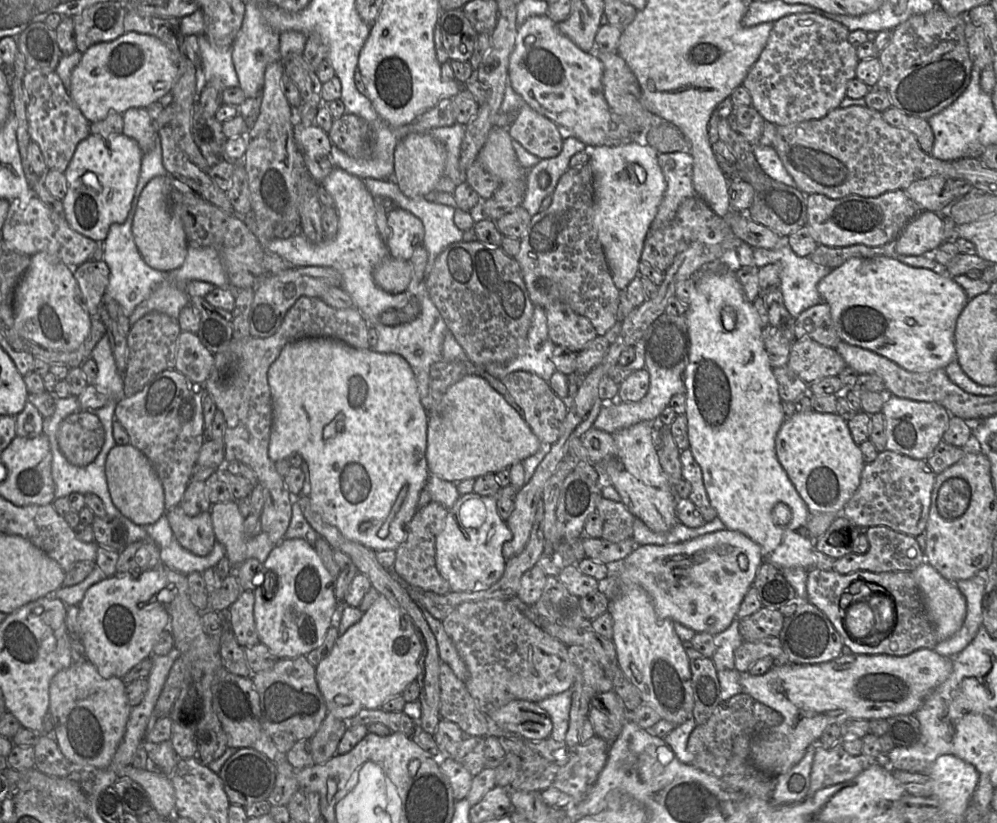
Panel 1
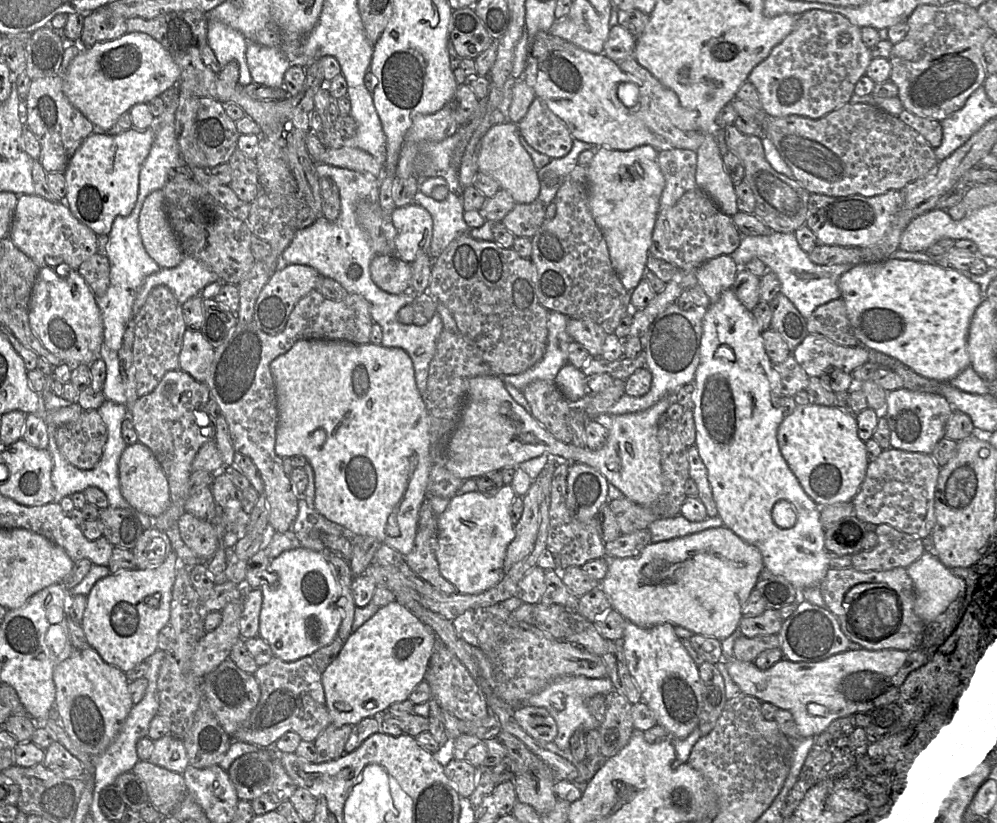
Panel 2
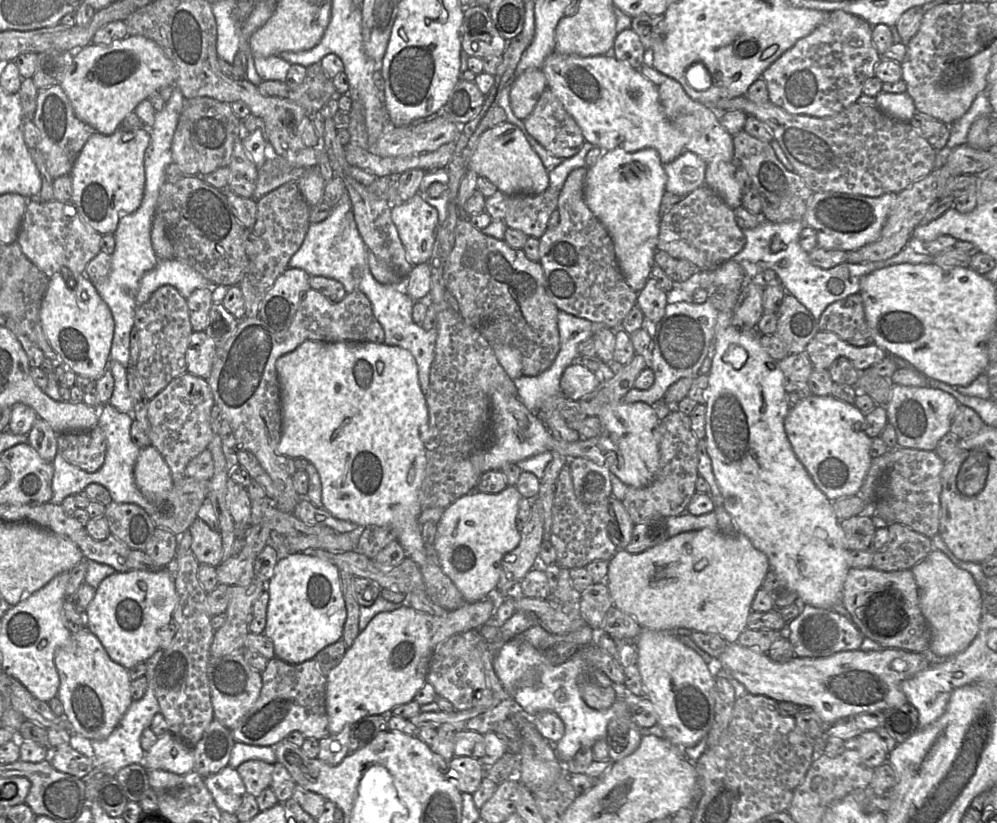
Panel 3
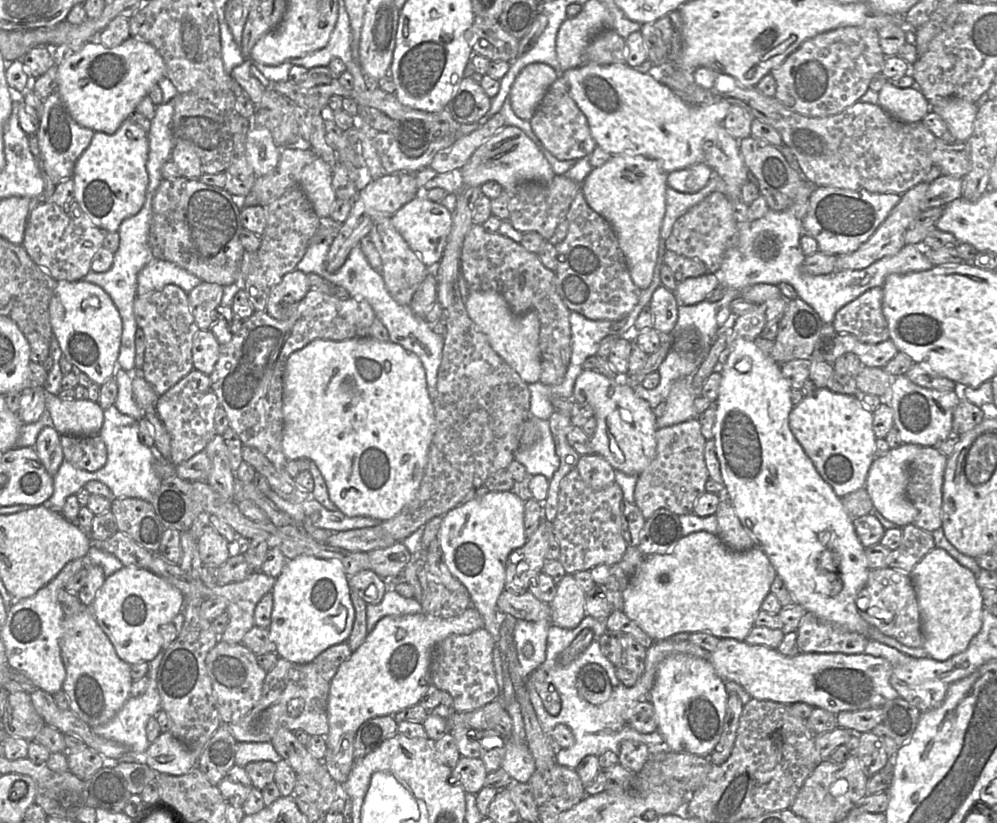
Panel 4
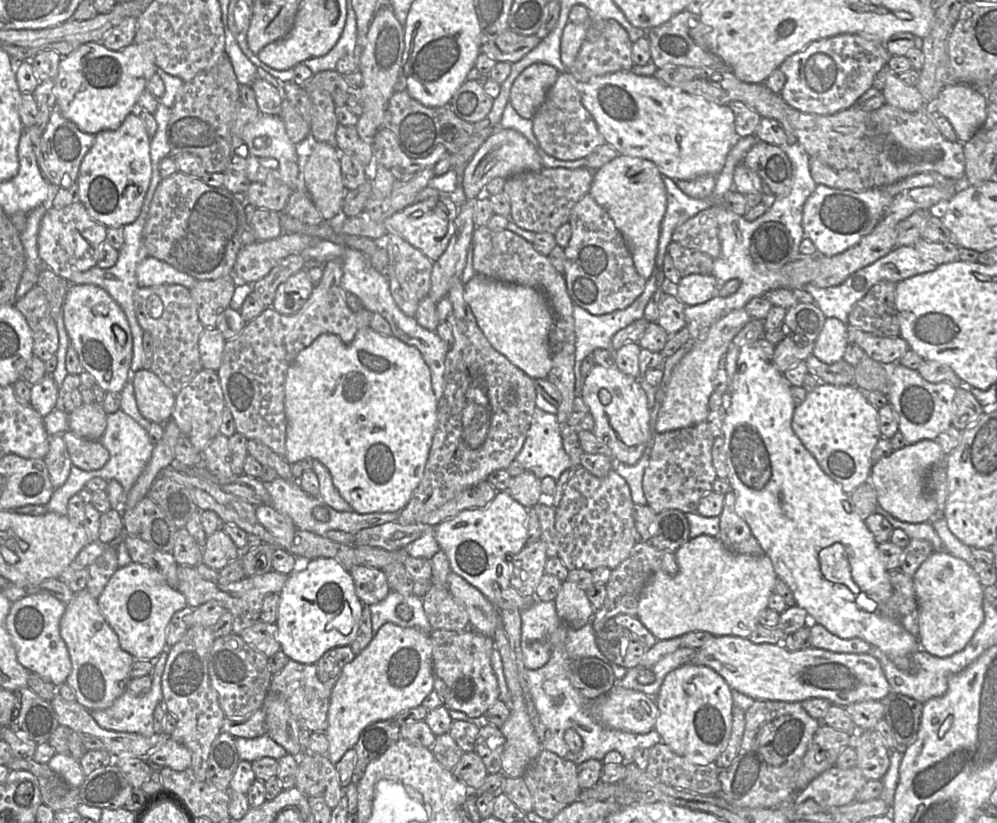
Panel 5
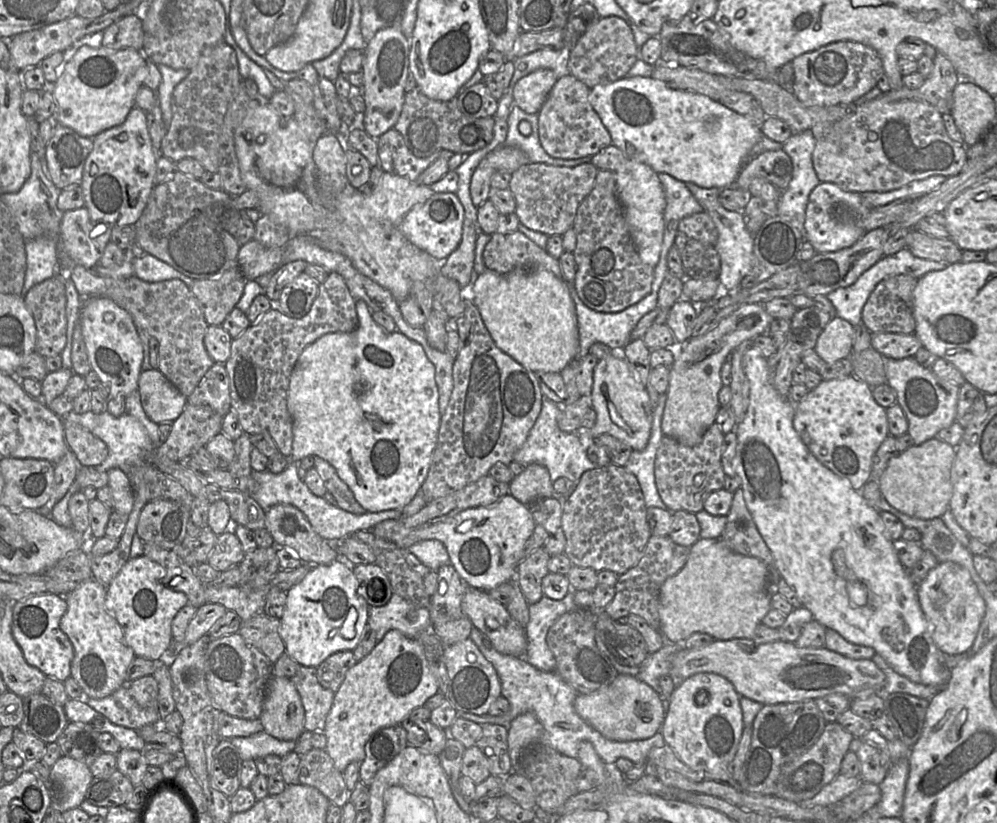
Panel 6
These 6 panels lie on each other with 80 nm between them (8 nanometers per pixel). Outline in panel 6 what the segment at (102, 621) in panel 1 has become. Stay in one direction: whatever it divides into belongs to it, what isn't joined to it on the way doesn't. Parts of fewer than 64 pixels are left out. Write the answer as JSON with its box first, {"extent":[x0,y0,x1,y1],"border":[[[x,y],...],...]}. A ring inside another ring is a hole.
{"extent":[105,555,188,666],"border":[[[140,555],[130,558],[108,585],[105,606],[120,624],[127,644],[137,657],[154,662],[164,662],[170,666],[170,658],[173,655],[171,650],[172,621],[177,612],[188,604],[188,599],[184,593],[174,591],[164,585],[162,580],[165,576],[166,570],[147,556]]]}

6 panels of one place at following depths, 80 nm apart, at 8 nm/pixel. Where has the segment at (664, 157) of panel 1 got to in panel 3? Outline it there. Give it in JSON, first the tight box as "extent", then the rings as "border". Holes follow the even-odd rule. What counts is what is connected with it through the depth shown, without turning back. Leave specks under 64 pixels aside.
{"extent":[663,151,707,196],"border":[[[685,151],[674,161],[663,164],[667,176],[666,191],[686,196],[705,185],[707,163],[693,152]]]}

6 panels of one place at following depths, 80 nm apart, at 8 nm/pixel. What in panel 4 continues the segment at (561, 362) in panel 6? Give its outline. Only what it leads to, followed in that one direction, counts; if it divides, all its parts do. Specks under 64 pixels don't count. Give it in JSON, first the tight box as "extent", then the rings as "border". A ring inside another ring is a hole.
{"extent":[466,291,541,384],"border":[[[472,291],[466,297],[466,308],[477,329],[488,338],[492,349],[527,384],[540,380],[541,352],[539,347],[540,322],[536,312],[515,314],[506,300],[495,291]]]}

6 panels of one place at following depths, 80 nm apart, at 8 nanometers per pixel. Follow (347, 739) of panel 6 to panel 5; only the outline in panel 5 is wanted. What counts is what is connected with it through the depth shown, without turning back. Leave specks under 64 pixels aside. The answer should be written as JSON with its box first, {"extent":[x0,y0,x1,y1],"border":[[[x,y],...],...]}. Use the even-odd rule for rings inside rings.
{"extent":[325,623,433,765],"border":[[[385,623],[373,636],[368,646],[344,666],[338,681],[332,688],[328,726],[325,730],[329,743],[327,758],[335,765],[349,749],[354,748],[366,727],[378,721],[393,720],[401,712],[422,705],[425,697],[433,689],[430,636],[416,628],[405,628],[393,623]]]}

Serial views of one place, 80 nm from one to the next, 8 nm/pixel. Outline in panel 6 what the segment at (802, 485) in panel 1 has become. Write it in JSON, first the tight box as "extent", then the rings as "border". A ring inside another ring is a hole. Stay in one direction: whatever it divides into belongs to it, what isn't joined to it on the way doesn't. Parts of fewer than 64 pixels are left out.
{"extent":[794,375,889,490],"border":[[[854,375],[842,379],[823,380],[795,406],[794,428],[814,456],[837,476],[849,480],[855,490],[860,490],[869,480],[873,458],[887,436],[889,426],[886,408],[879,405],[872,388]]]}

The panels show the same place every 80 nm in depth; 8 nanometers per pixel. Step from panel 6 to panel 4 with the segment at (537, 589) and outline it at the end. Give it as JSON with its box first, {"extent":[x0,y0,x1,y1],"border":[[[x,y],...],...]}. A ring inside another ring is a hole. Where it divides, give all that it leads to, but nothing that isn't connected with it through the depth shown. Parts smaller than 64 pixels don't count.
{"extent":[506,518,548,591],"border":[[[543,518],[526,543],[510,553],[506,565],[506,591],[528,591],[531,580],[543,571],[547,548],[548,532]]]}

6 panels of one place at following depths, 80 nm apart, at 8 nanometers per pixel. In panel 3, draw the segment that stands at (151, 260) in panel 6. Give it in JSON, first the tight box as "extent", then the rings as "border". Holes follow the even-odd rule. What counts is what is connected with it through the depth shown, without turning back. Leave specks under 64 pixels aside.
{"extent":[136,259,219,308],"border":[[[158,259],[157,265],[141,278],[136,308],[147,302],[151,295],[164,285],[172,285],[188,299],[196,289],[214,290],[219,284],[209,281],[193,267],[178,259]]]}

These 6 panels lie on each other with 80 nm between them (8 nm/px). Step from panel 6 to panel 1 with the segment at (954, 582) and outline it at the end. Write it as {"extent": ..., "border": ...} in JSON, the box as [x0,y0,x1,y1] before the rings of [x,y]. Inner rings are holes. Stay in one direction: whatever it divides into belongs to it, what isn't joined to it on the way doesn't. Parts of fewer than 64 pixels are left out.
{"extent":[912,561,965,643],"border":[[[926,561],[913,570],[912,575],[934,626],[937,643],[950,638],[961,629],[965,620],[964,595],[955,583],[944,578]]]}

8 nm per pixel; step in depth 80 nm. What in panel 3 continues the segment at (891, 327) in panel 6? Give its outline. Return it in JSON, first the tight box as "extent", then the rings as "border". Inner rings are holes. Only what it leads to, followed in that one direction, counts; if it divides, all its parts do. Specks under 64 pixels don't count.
{"extent":[818,293,874,346],"border":[[[859,293],[831,303],[818,319],[820,331],[838,335],[853,346],[869,346],[874,340],[865,318]]]}

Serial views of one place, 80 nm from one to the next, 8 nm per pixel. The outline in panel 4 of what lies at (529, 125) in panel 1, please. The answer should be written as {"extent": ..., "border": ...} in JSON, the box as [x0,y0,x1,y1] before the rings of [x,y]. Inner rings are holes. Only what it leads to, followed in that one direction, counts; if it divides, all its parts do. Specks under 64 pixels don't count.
{"extent":[529,74,597,161],"border":[[[561,74],[550,85],[529,121],[536,137],[560,161],[583,158],[590,155],[597,147],[588,120],[571,97],[569,83]]]}

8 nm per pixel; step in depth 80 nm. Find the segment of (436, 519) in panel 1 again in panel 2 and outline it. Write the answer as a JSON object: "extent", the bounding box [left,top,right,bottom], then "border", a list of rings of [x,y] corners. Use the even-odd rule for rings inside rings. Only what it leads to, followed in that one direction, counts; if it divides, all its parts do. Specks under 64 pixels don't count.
{"extent":[404,527,457,594],"border":[[[438,527],[417,529],[413,549],[404,555],[405,561],[413,572],[434,588],[445,594],[457,593],[456,587],[446,580],[439,571],[437,561]]]}

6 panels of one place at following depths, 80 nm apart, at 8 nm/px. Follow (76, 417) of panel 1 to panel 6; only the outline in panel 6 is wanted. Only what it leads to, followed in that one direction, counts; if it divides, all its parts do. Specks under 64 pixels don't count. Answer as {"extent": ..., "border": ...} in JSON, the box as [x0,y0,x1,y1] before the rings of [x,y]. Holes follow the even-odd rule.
{"extent":[64,424,108,467],"border":[[[79,424],[64,425],[65,441],[79,463],[85,467],[102,464],[108,456],[105,442]]]}

